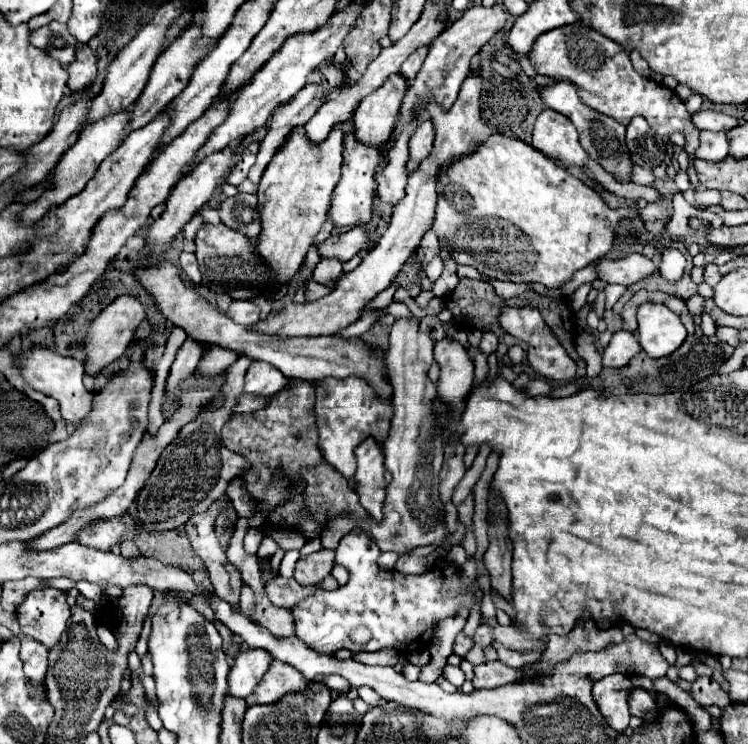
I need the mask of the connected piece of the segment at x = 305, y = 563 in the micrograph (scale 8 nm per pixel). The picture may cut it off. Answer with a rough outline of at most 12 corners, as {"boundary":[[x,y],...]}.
{"boundary":[[334,551],[300,557],[294,579],[320,585],[334,567]]}

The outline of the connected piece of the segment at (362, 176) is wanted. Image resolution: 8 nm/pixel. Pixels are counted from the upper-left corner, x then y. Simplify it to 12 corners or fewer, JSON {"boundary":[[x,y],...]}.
{"boundary":[[352,121],[344,131],[342,177],[330,219],[356,227],[372,219],[376,171],[384,147],[356,139]]}

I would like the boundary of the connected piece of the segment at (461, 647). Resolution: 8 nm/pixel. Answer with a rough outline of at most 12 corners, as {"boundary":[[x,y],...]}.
{"boundary":[[464,633],[456,635],[454,653],[464,657],[474,641]]}

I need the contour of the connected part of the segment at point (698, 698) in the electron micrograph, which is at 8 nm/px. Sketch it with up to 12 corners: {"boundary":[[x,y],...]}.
{"boundary":[[698,677],[690,695],[702,707],[726,707],[730,697],[710,677]]}

